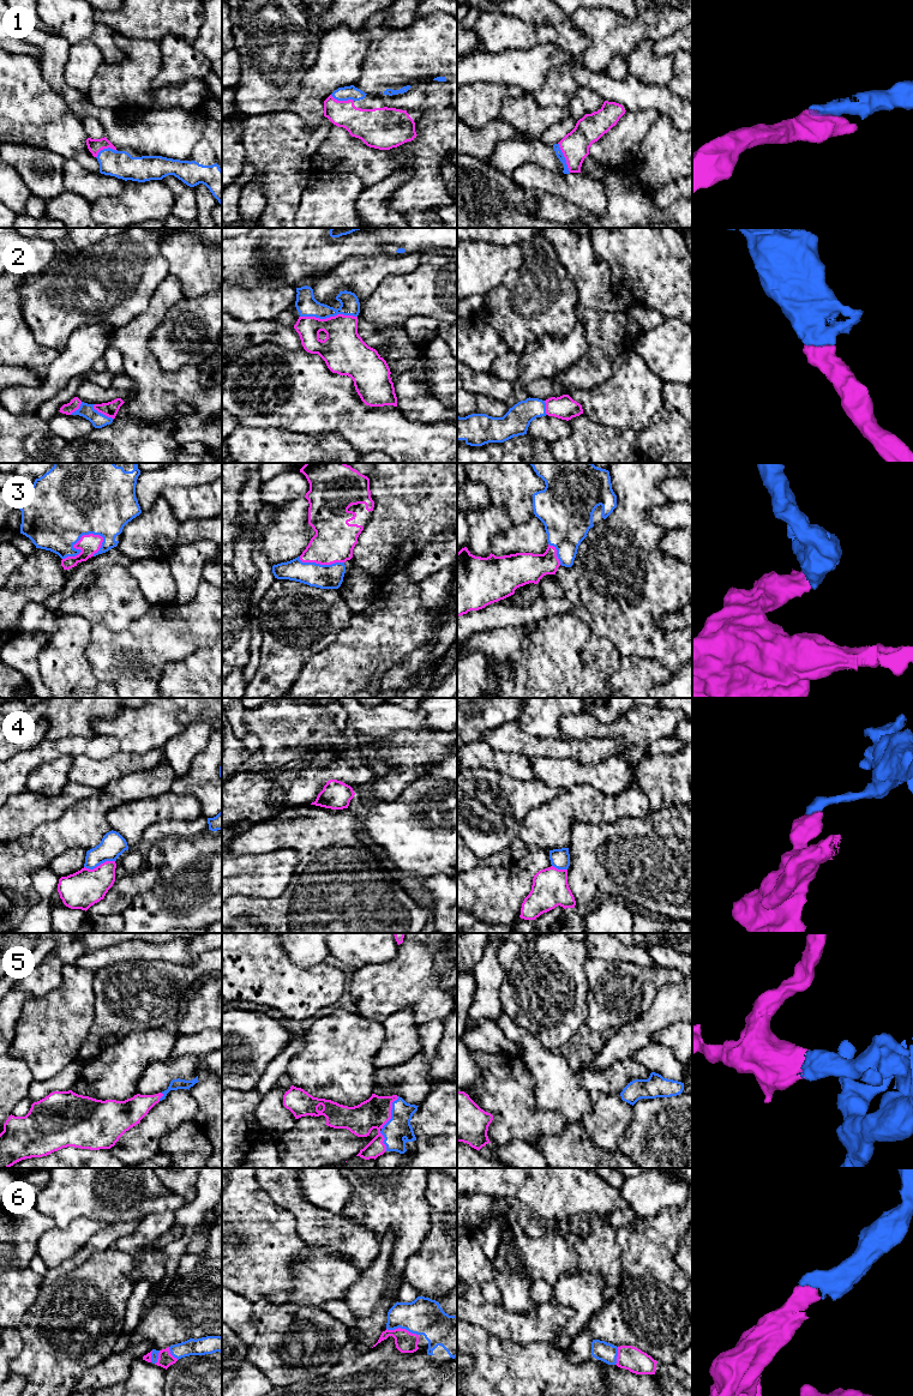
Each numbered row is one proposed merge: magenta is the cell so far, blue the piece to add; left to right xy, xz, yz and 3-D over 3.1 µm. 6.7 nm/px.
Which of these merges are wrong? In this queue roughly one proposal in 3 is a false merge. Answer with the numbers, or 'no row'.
4

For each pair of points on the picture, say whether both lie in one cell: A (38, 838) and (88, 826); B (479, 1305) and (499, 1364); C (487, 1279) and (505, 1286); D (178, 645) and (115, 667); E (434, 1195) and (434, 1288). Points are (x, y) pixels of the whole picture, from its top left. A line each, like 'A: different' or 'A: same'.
A: same
B: different
C: different
D: same
E: same

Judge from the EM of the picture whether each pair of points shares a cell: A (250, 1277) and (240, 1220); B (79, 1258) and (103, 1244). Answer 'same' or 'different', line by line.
A: same
B: same

